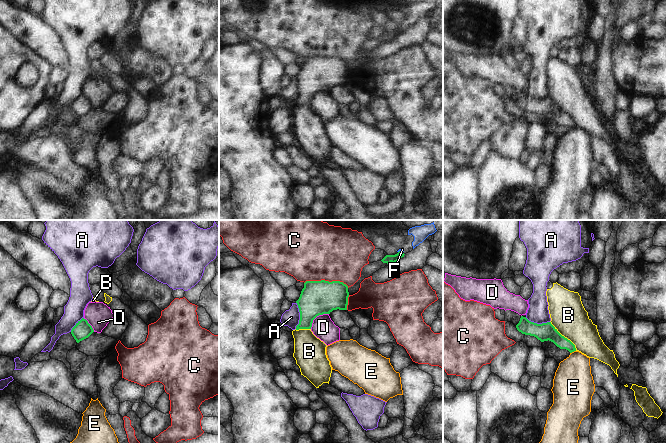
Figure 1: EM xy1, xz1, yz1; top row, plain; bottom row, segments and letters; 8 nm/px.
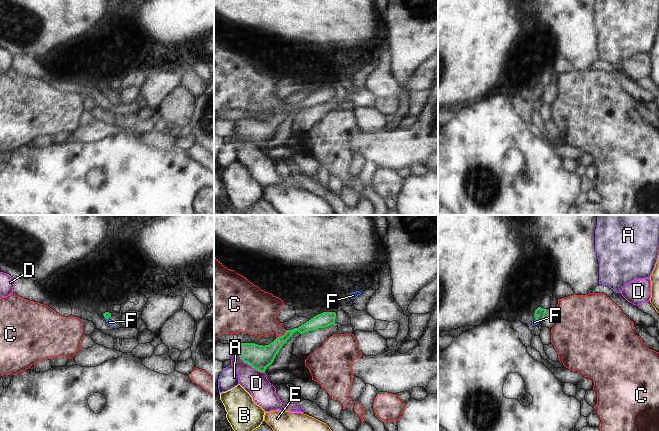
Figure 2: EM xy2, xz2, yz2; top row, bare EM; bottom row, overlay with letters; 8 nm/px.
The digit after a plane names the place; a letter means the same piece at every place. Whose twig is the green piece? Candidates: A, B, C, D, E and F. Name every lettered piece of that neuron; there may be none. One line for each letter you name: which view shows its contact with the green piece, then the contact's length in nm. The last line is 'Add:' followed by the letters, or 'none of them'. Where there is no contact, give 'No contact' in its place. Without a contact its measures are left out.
F: Touches green in xz1. Shared border 50 nm
Add: F.

